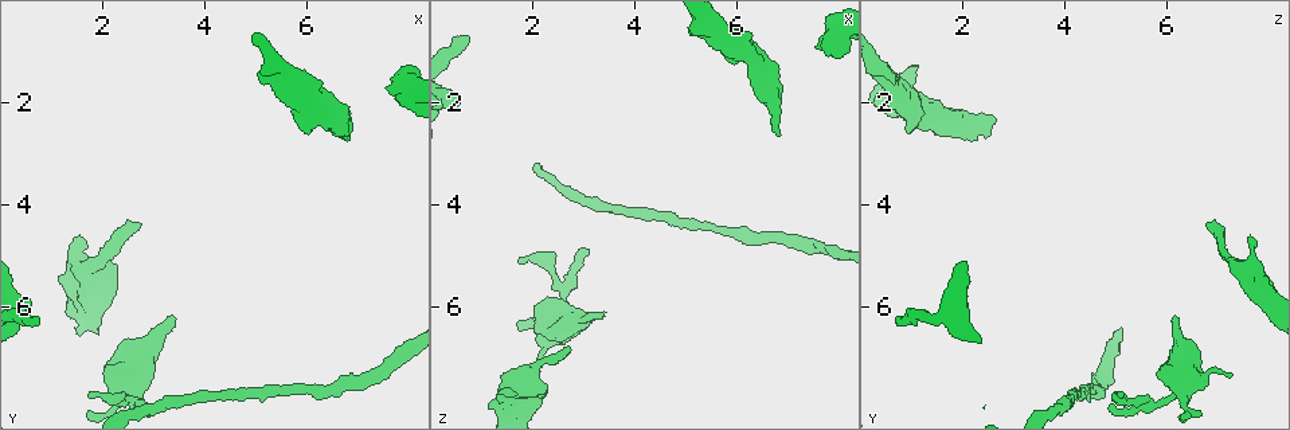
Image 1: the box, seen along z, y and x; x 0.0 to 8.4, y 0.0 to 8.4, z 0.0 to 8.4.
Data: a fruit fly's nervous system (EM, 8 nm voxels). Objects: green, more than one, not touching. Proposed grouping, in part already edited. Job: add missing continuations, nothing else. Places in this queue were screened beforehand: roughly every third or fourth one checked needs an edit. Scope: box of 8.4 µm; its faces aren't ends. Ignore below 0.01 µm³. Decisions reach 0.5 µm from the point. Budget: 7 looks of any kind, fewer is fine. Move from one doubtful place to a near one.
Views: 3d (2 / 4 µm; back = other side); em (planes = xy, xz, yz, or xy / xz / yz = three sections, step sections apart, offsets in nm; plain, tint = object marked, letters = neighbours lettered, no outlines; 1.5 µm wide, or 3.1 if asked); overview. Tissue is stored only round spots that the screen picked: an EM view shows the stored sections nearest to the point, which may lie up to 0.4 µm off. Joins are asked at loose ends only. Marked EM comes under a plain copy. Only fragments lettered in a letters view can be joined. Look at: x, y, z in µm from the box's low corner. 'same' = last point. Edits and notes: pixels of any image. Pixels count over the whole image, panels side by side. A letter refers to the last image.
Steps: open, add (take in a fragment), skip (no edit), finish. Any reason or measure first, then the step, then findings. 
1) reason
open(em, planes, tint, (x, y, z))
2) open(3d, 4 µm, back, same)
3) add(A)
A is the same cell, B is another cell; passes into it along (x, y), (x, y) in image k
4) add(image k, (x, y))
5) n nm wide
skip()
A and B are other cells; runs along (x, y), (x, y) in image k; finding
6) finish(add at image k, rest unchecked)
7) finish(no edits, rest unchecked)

an open end
open(em, xz, step 8, letters, (1.80, 7.75, 5.10))

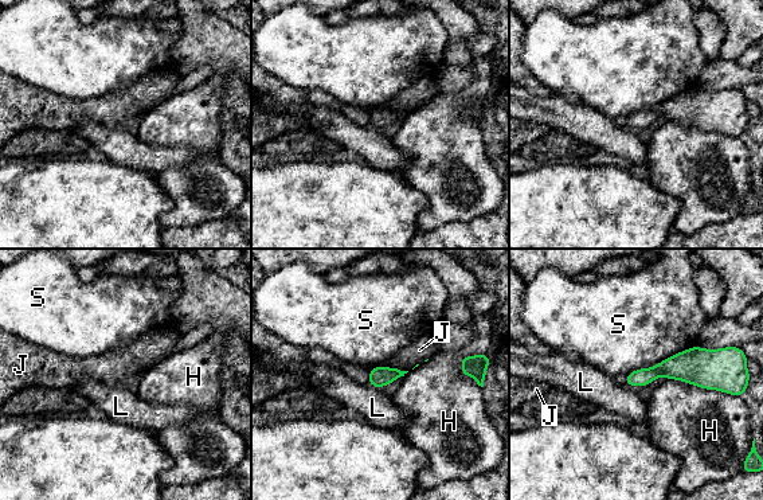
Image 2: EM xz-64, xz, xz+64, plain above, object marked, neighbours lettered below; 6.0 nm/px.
skip()
H, J, L and S are other cells; border along (696, 344), (626, 377) in image 2; no lettered fragment goes on from it

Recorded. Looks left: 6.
free end
open(em, planes, letters, (3.30, 6.10, 6.15))

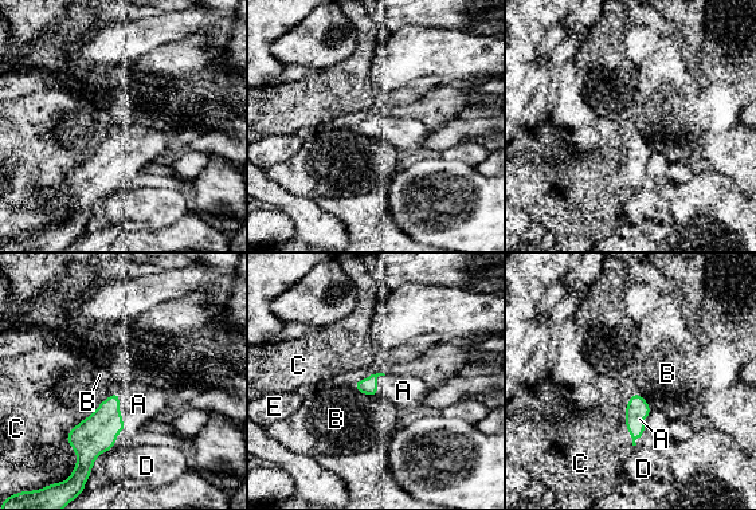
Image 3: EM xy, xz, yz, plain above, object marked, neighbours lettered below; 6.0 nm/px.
add(image 3, (138, 404))
A is the same cell, B, C, D and E are other cells; it goes on there

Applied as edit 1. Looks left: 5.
branch stops here
open(3d, 2 µm, (2.70, 4.40, 6.85))

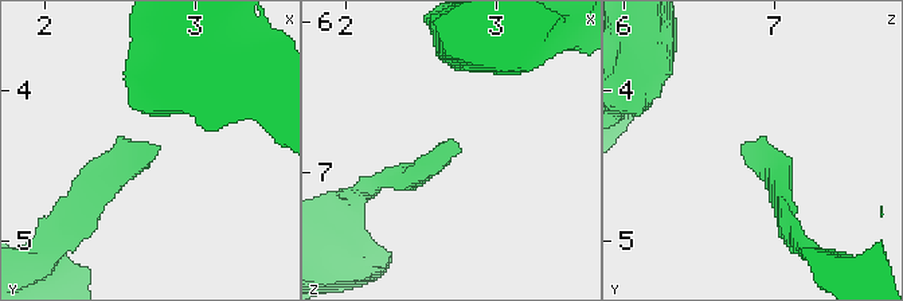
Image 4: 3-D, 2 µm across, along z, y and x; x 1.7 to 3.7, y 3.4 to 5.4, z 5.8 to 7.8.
shape alone is not enough
open(em, planes, letters, (2.78, 4.38, 6.82))

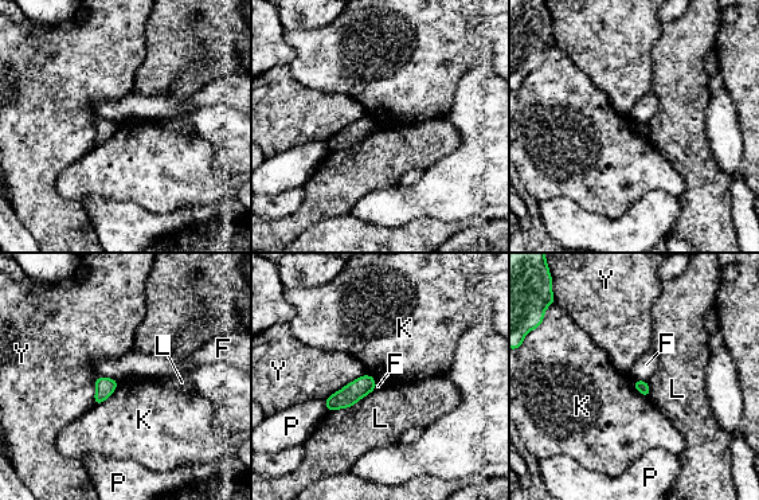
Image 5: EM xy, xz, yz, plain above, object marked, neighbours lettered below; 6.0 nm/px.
skip()
F, K, L, P and Y are other cells; border along (118, 382), (104, 401), (94, 405) in image 5; no lettered fragment goes on from it

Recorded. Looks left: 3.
finish(add at image 3, rest unchecked)

